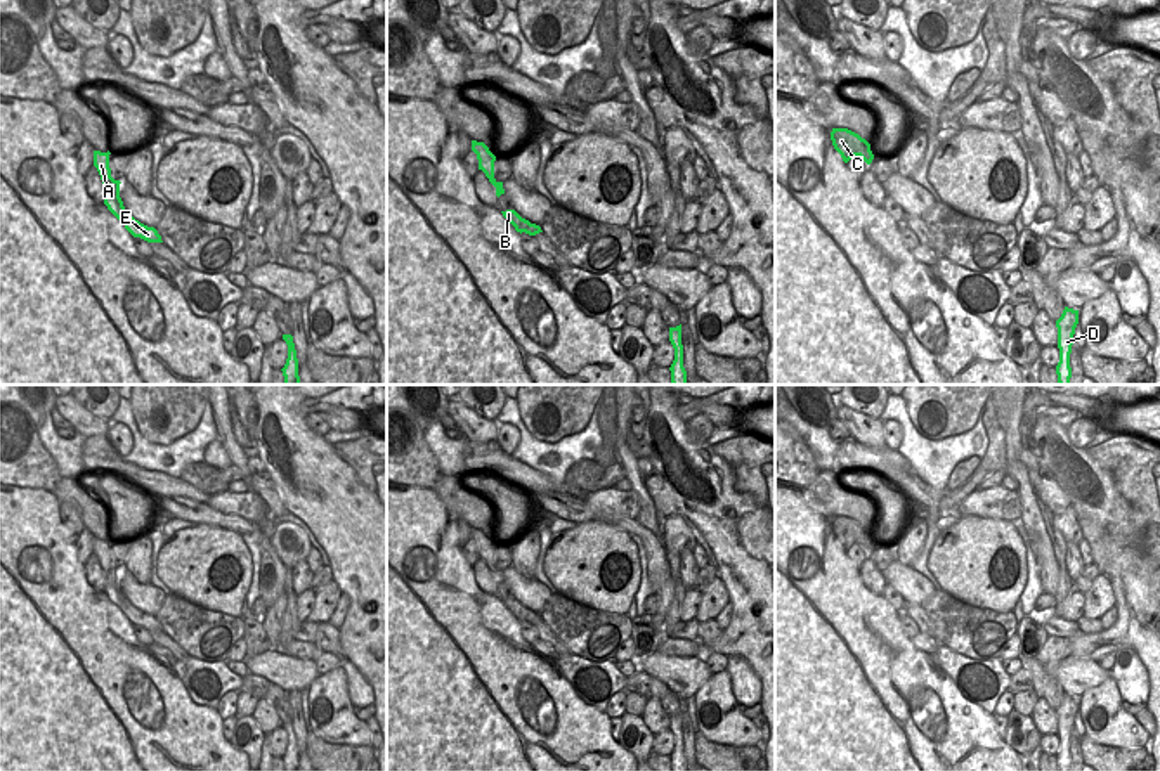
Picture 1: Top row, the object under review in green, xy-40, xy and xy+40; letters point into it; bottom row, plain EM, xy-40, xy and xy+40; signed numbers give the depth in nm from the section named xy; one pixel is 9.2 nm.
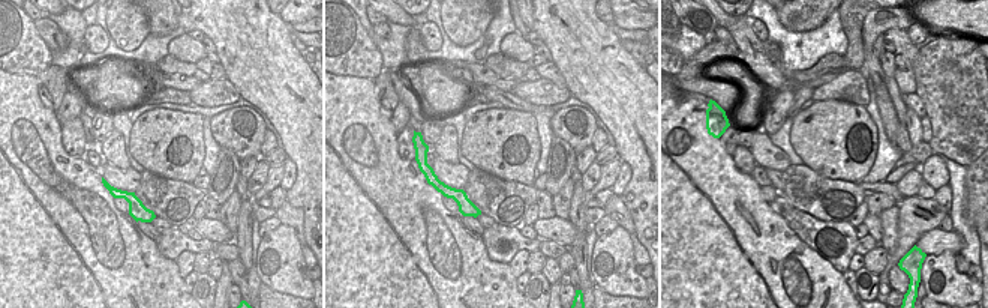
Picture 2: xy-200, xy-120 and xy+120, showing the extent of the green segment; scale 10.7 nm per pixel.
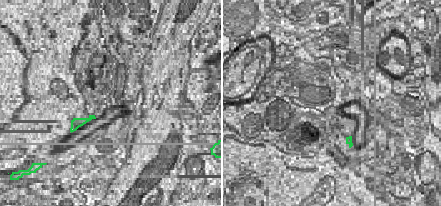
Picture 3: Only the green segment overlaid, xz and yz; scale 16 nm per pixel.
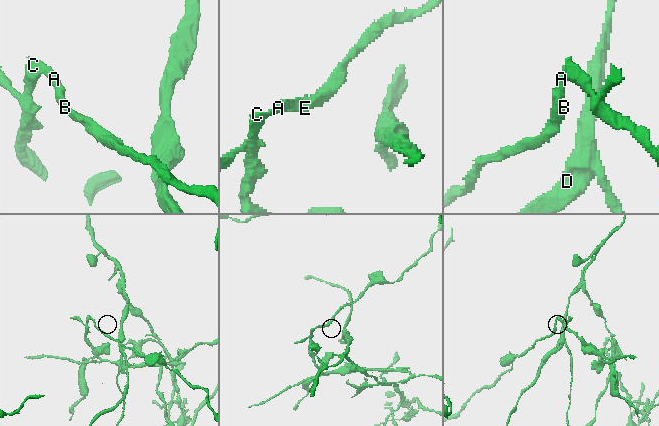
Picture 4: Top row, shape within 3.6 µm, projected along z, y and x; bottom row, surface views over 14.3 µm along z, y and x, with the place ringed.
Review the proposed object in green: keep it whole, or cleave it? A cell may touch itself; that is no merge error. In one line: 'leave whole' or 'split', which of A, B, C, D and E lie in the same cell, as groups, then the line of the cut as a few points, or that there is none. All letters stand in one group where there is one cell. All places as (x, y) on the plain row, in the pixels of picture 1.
split; groups A B E / C D; cut xy+40 (867, 531), (855, 543)

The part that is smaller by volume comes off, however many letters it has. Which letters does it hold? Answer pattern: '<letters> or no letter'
A, B, E

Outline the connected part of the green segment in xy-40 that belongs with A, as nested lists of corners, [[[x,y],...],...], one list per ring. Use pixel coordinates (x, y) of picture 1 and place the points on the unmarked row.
[[[94,539],[94,554],[97,556],[101,568],[104,572],[104,593],[134,625],[140,625],[147,631],[163,631],[161,624],[154,615],[140,612],[125,598],[123,589],[120,586],[121,570],[111,565],[109,542],[109,539]]]

